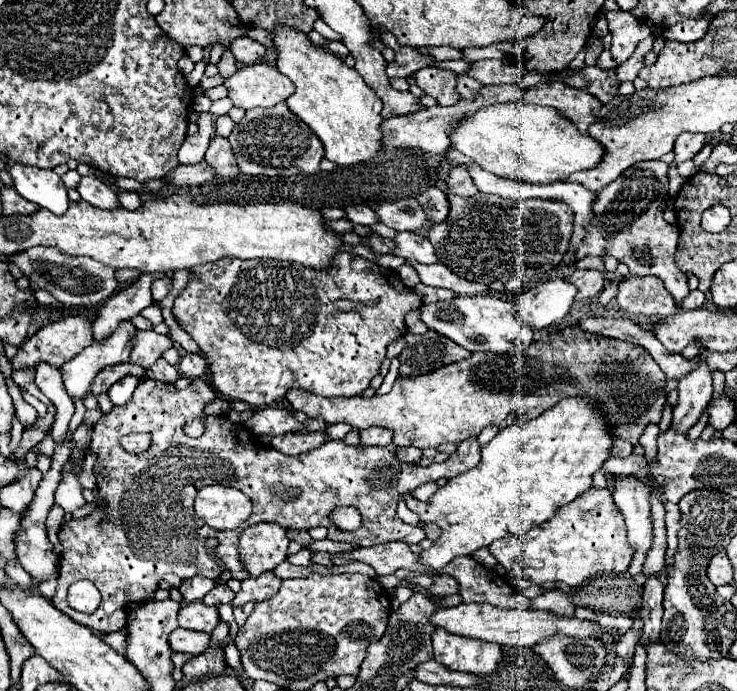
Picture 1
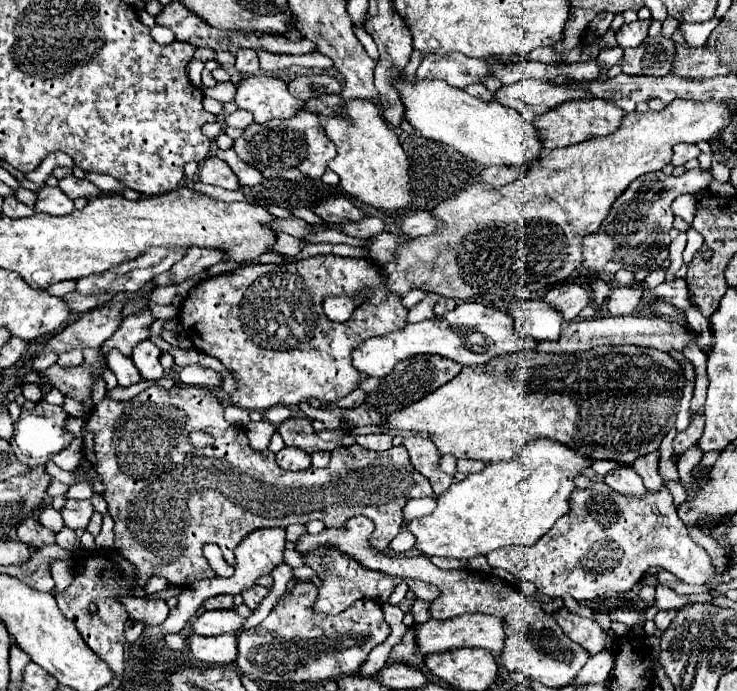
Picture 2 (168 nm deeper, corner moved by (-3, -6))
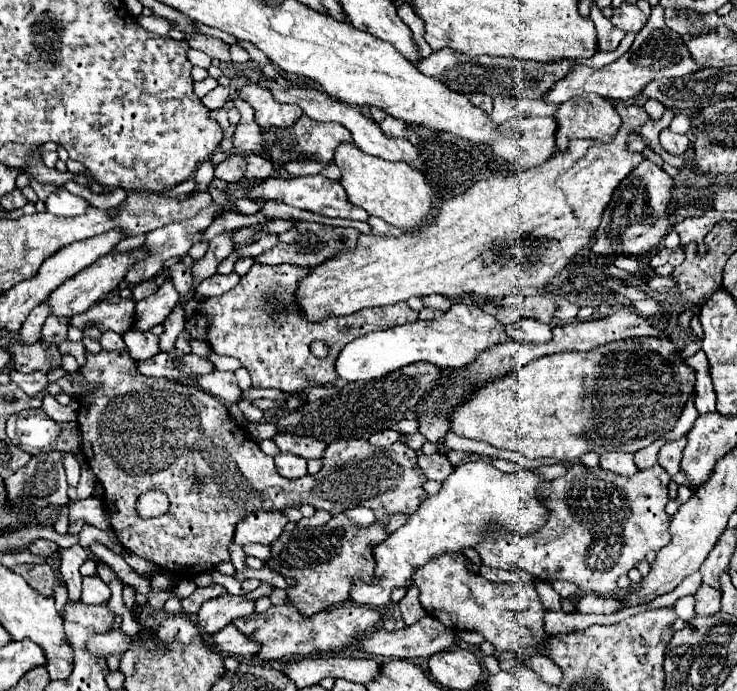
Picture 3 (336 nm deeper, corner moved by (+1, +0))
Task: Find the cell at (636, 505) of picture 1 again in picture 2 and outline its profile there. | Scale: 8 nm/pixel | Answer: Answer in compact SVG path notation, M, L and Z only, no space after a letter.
M618 466L616 470L612 470L604 476L604 482L620 494L628 494L628 496L646 494L642 478L632 470L632 466Z

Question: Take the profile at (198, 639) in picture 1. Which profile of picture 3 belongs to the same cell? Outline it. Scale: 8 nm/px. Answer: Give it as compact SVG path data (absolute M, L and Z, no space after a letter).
M234 624L212 634L210 638L212 638L212 646L218 652L222 652L224 656L242 656L244 658L244 656L252 656L258 652L258 644L254 640L248 640L246 636L242 636L242 632L238 632L238 628Z

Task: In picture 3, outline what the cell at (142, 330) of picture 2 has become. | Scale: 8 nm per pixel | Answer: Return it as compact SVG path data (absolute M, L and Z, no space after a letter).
M164 282L156 294L136 302L136 312L134 312L136 322L132 324L132 330L148 332L152 326L162 324L176 306L176 302L178 302L176 288L172 286L172 282Z

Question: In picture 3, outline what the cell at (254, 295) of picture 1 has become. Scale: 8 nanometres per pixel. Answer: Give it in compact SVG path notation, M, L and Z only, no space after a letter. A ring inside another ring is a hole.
M254 264L238 286L216 298L204 298L198 302L200 314L208 320L208 344L216 354L234 356L250 372L252 388L276 388L282 392L302 392L310 386L334 384L338 378L336 358L340 350L354 338L418 320L418 312L408 308L406 302L392 306L364 308L350 316L330 318L324 322L308 322L296 300L298 282L310 274L312 266L290 264ZM320 340L328 346L328 356L316 358L310 352L310 344Z

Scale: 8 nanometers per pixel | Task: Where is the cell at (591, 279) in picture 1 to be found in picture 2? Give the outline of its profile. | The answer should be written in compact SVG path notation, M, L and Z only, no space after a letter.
M556 284L542 296L542 300L554 304L564 320L574 320L578 312L590 304L590 292L582 284Z

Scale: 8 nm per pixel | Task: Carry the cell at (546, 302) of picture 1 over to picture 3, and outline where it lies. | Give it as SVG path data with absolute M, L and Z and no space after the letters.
M522 318L510 326L506 326L506 334L514 340L522 342L546 342L552 338L550 324L544 324L534 318Z

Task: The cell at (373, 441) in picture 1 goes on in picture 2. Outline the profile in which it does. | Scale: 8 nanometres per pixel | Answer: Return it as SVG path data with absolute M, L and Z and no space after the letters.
M370 434L370 436L356 436L356 442L364 446L366 450L382 452L392 446L392 436L390 434Z

